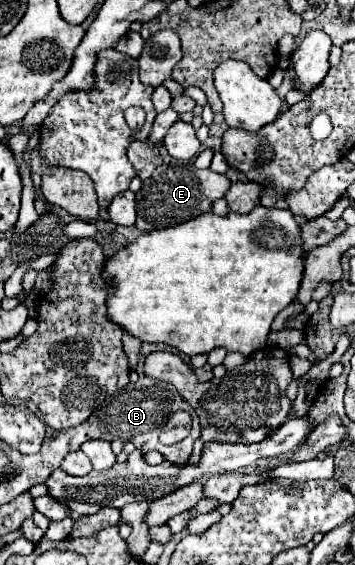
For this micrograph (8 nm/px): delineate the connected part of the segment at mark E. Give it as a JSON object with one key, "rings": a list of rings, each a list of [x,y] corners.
{"rings":[[[171,159],[167,165],[157,167],[157,171],[143,181],[143,187],[137,193],[137,223],[135,227],[143,233],[151,233],[157,229],[173,227],[177,223],[185,223],[187,219],[195,219],[201,213],[211,209],[215,199],[221,199],[229,189],[229,179],[225,175],[213,173],[211,169],[193,169],[191,161]]]}

